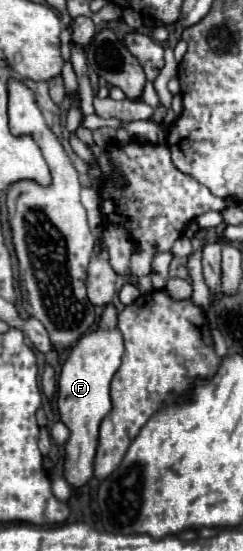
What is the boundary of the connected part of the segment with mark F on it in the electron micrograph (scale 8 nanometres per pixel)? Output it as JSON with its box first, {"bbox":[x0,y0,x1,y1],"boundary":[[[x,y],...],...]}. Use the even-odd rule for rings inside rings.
{"bbox":[58,306,124,488],"boundary":[[[106,306],[100,330],[82,336],[70,350],[58,380],[58,414],[60,422],[70,430],[70,438],[64,446],[64,478],[70,488],[82,488],[94,476],[94,456],[98,448],[98,428],[104,416],[112,410],[110,402],[110,382],[120,368],[120,358],[124,354],[122,336],[116,330],[116,308]]]}

